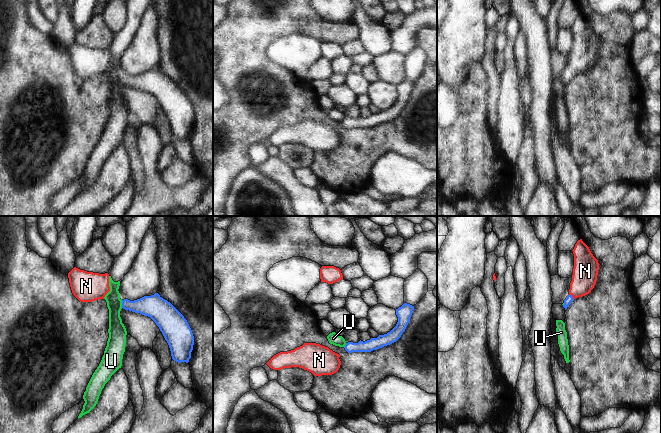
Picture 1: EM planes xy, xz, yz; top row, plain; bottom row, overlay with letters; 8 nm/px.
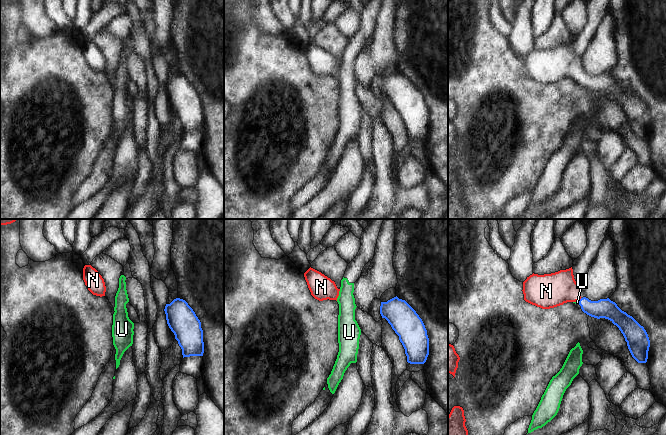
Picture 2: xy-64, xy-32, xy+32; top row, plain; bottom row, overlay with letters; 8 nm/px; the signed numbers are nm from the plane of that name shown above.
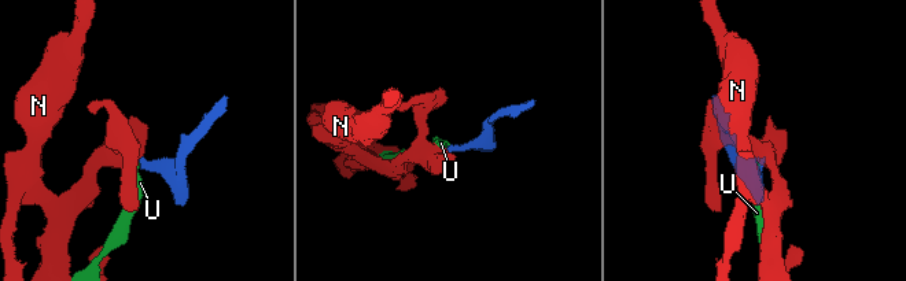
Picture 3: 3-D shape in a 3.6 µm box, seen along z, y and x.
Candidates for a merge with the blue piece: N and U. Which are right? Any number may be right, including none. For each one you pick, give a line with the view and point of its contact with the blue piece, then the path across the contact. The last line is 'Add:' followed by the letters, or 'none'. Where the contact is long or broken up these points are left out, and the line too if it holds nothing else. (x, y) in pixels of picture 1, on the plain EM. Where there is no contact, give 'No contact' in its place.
N: Touches blue at yz (571, 72). Path across: yz (569, 75), (571, 72), (581, 61), (585, 47)
Add: N.

